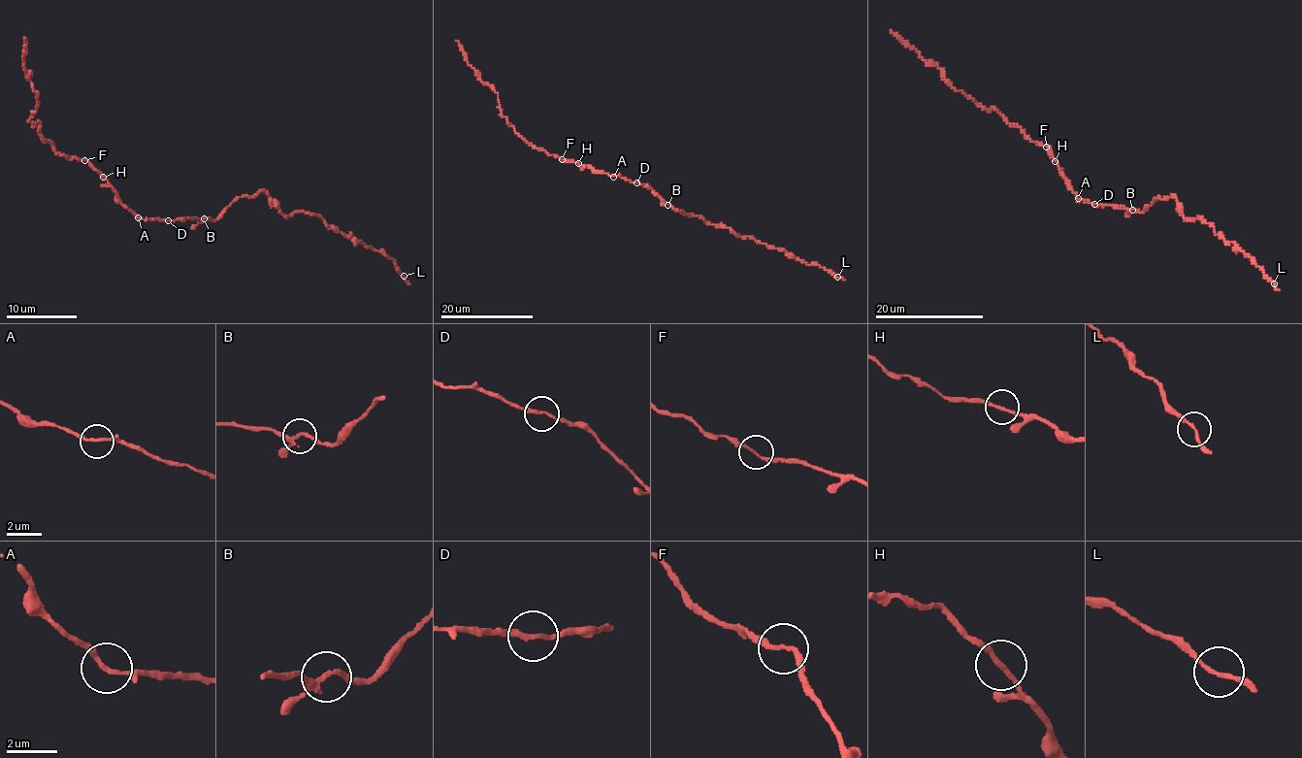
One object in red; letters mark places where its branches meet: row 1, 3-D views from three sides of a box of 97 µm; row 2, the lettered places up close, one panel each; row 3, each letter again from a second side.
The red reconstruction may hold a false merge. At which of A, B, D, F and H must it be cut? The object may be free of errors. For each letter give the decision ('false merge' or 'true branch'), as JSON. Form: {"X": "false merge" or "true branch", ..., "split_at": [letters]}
{"A": "true branch", "B": "true branch", "D": "true branch", "F": "true branch", "H": "true branch", "split_at": []}

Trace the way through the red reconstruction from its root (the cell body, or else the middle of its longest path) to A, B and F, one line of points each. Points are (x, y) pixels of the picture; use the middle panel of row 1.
A: (632, 181), (613, 177)
B: (632, 181), (647, 184), (667, 205)
F: (632, 181), (562, 159)

